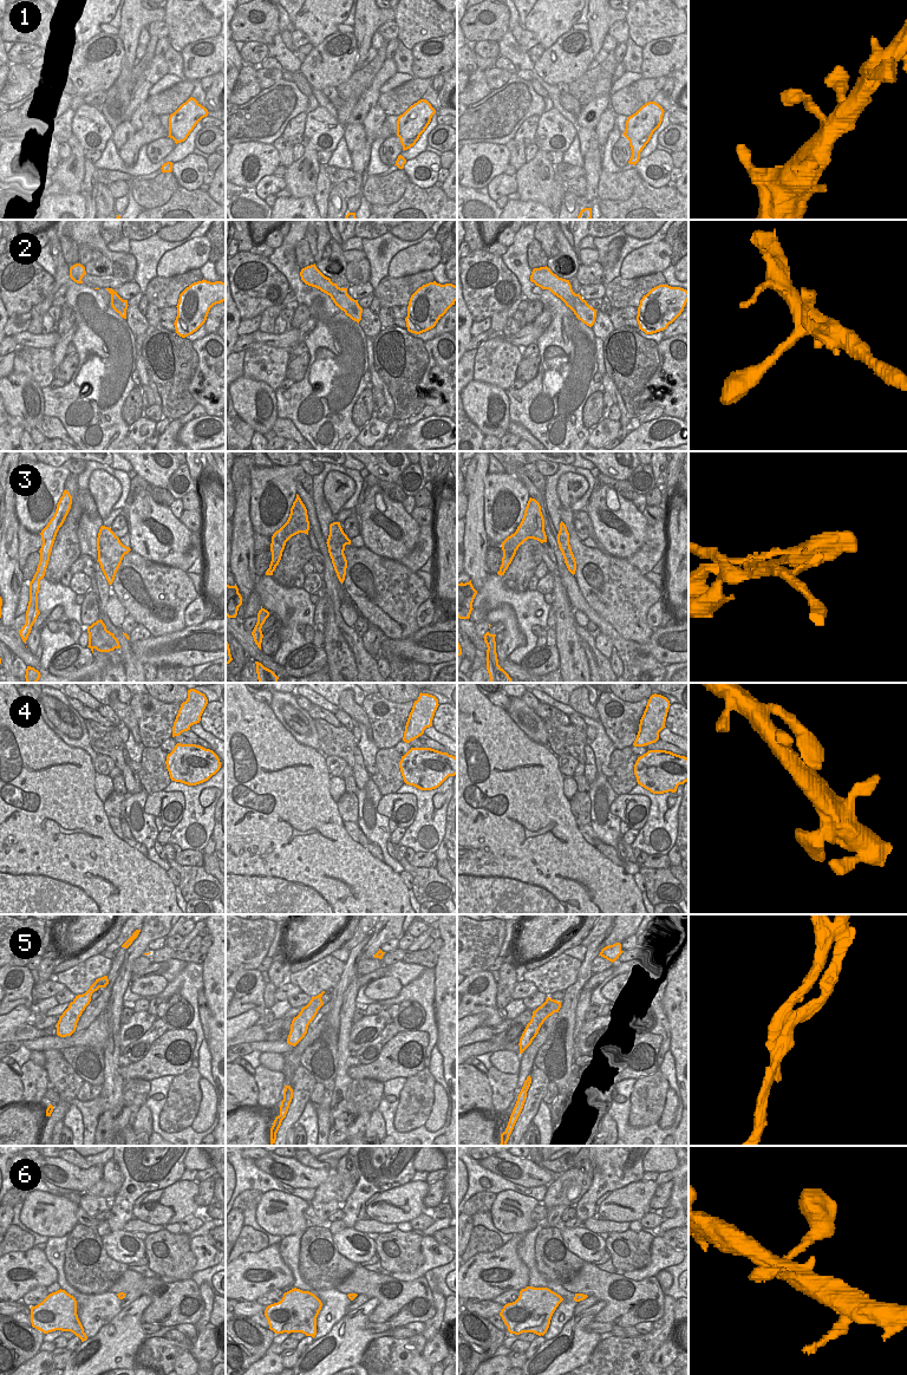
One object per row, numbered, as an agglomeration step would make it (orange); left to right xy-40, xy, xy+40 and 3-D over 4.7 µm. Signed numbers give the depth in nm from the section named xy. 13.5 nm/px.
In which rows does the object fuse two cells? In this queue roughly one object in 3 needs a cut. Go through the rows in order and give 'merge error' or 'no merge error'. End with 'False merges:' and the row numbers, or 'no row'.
1: no merge error
2: no merge error
3: merge error
4: no merge error
5: merge error
6: no merge error
False merges: 3, 5

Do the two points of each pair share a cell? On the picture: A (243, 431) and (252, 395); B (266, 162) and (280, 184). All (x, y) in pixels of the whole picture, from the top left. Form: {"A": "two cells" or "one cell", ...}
{"A": "two cells", "B": "two cells"}

